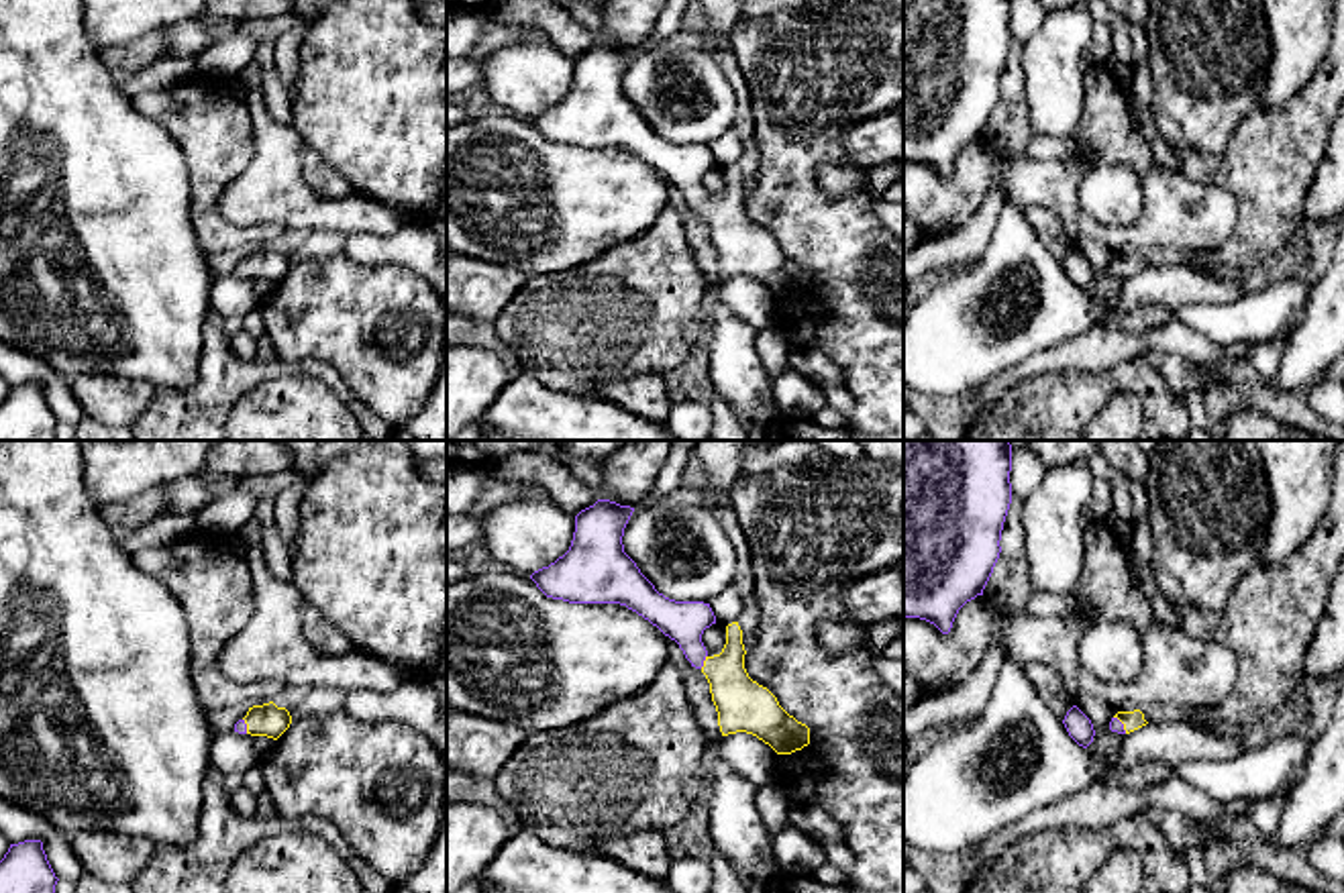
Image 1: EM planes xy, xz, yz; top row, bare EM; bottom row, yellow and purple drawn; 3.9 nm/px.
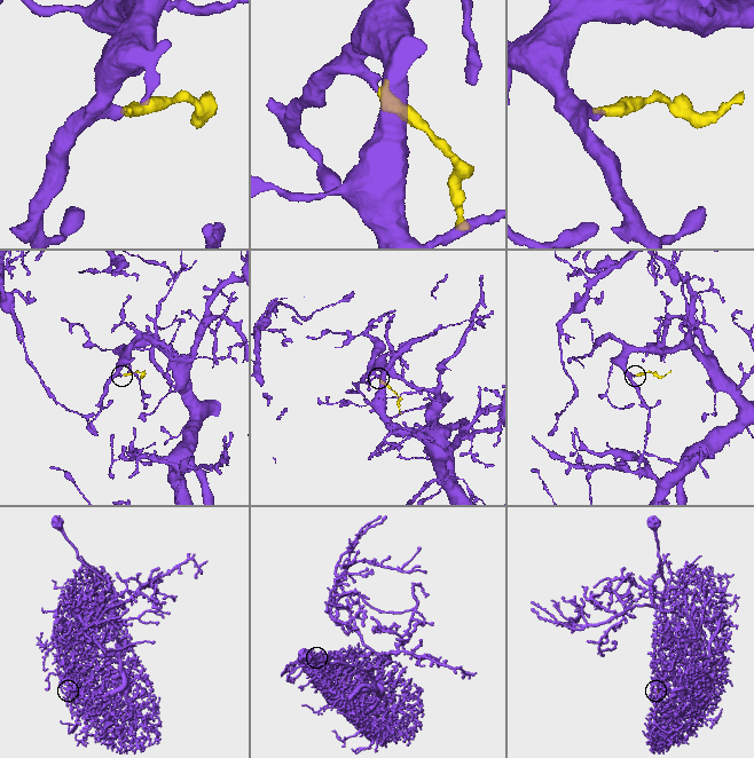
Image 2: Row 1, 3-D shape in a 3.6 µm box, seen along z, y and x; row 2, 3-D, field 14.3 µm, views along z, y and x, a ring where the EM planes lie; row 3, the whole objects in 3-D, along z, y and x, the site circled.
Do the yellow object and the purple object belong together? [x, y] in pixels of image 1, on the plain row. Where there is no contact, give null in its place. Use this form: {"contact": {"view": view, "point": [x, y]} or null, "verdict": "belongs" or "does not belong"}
{"contact": {"view": "xz", "point": [704, 204]}, "verdict": "belongs"}

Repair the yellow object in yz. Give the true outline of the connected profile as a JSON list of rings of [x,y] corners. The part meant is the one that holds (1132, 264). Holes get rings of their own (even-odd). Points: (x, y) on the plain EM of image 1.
[[[1140,253],[1118,255],[1109,265],[1109,273],[1118,277],[1130,277],[1146,267],[1148,265],[1144,263],[1144,257]]]

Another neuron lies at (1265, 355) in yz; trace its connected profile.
[[[1303,310],[1293,312],[1273,338],[1254,343],[1246,353],[1246,363],[1254,367],[1264,381],[1275,379],[1285,345],[1289,343],[1293,330],[1299,326],[1301,318]]]

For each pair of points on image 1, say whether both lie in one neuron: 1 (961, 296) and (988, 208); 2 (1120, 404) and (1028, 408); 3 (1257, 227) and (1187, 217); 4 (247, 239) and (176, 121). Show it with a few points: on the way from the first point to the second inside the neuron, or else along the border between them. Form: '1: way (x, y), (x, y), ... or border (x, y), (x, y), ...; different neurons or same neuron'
1: border (994, 221), (984, 253), (975, 261), (951, 272); different neurons
2: border (1145, 414), (1132, 394), (1116, 392), (1092, 418); different neurons
3: border (1228, 188), (1238, 223), (1216, 249), (1198, 251); different neurons
4: way (215, 221), (207, 213), (207, 153); same neuron

